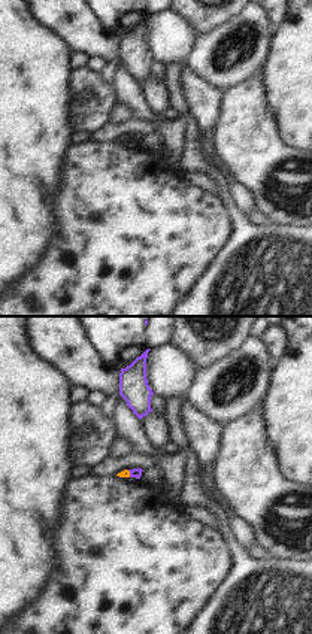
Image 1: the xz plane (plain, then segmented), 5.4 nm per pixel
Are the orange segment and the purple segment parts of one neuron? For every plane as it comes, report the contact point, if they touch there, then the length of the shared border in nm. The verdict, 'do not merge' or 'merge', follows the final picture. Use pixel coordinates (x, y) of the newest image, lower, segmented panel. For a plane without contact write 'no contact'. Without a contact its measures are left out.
(129, 473) | 40 nm

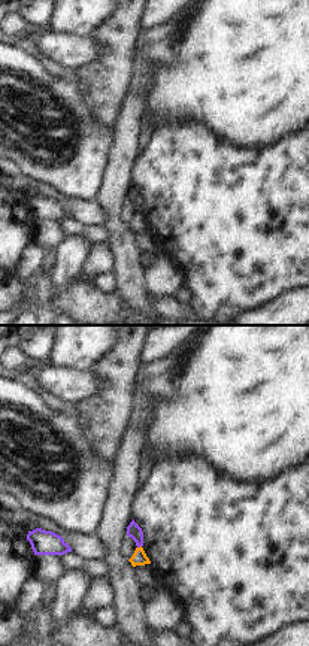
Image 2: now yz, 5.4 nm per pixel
(141, 546) | 30 nm

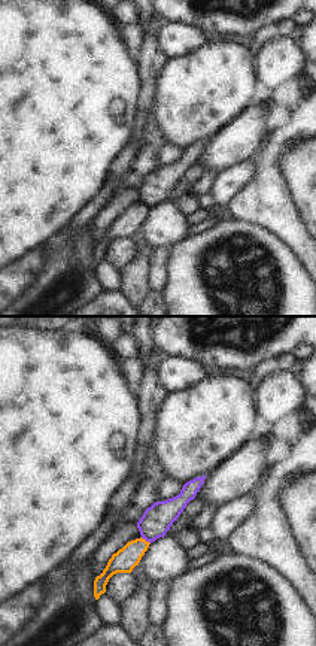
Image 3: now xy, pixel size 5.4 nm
(143, 539) | 70 nm

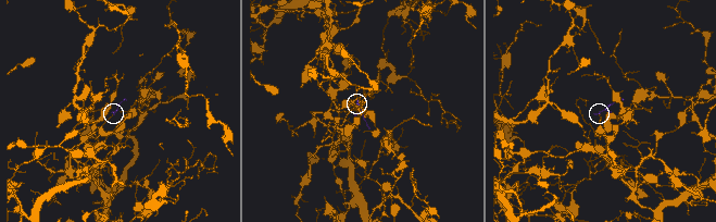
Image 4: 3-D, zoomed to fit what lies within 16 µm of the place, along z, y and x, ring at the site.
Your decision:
do not merge

